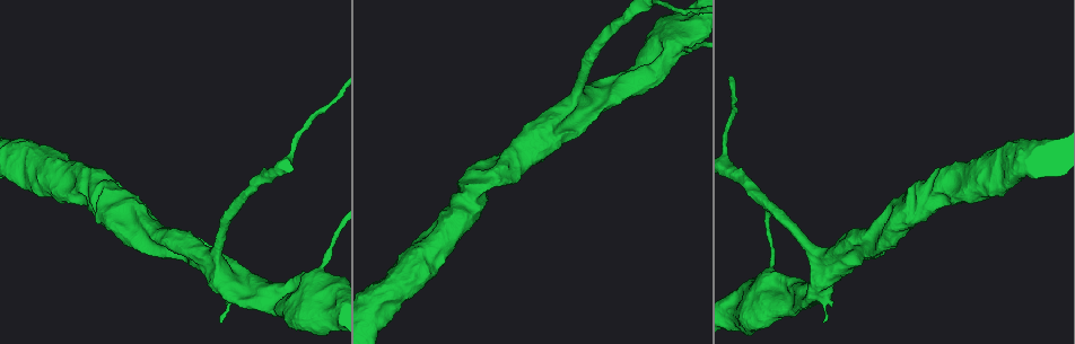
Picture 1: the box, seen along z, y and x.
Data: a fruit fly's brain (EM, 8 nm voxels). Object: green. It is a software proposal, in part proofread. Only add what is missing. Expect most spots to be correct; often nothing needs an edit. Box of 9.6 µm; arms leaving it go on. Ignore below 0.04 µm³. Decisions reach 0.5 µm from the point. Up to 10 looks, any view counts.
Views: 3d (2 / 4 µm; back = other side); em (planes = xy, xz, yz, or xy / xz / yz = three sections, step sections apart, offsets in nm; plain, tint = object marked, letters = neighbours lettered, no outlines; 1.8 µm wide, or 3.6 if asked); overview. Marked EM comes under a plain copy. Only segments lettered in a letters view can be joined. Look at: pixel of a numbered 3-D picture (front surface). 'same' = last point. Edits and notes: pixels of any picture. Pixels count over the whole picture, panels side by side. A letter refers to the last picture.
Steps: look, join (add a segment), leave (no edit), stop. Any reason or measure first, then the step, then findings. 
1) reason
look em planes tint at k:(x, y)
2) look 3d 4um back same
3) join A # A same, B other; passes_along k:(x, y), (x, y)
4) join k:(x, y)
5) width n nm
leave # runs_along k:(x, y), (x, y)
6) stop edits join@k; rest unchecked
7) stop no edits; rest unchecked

an open end
look 3d 4um at 1:(754, 327)

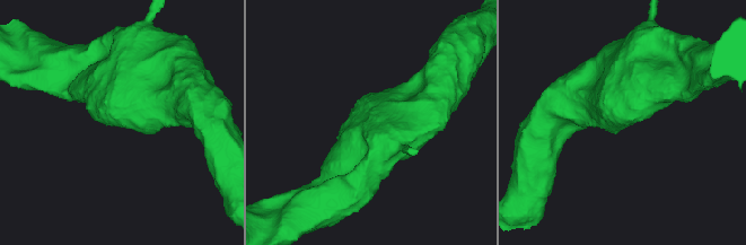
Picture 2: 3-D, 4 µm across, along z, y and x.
shape alone is not enough
look em 3.6um planes letters at 2:(622, 122)

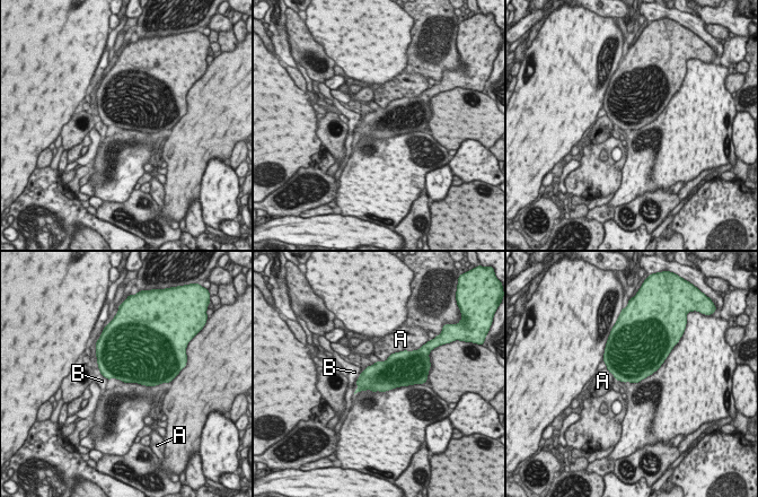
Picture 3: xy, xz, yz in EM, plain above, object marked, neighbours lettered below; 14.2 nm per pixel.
longest_contact A 440 nm
leave # A other, B other; border 3:(407, 350), (379, 360); no lettered segment goes on from it

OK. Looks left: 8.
look em planes tint at 1:(223, 321)

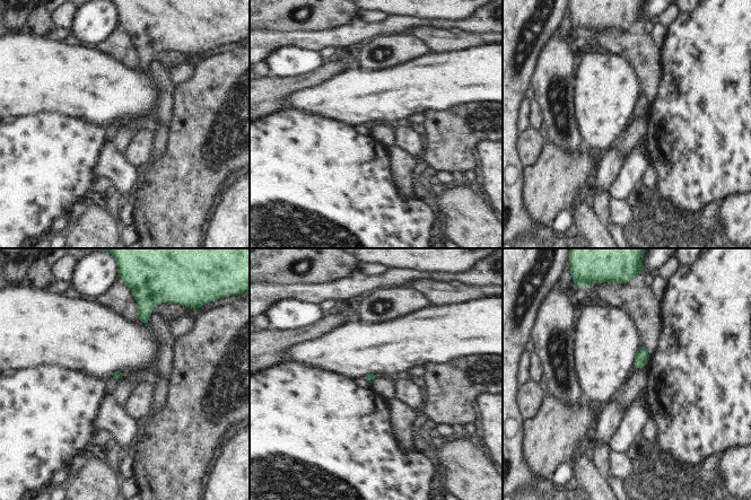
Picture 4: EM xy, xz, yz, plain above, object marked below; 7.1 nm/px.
see the neighbours
look em planes letters same

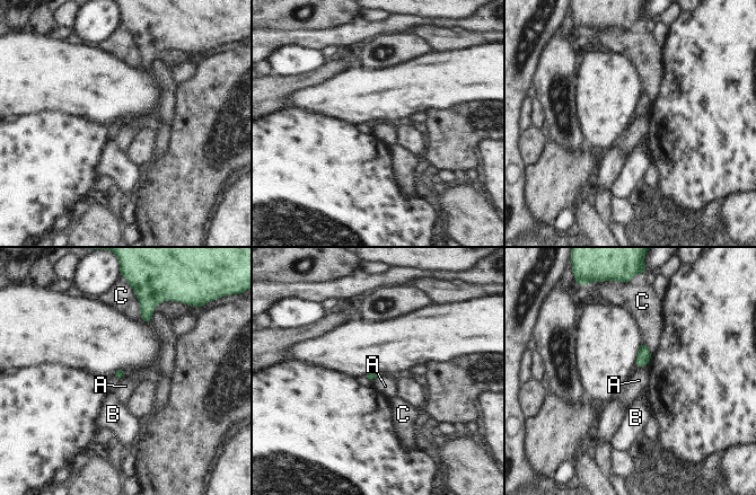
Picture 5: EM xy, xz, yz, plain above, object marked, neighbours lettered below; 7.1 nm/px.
leave # A other, B other, C other; none of them fits

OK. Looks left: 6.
look 3d 2um at 1:(555, 106)

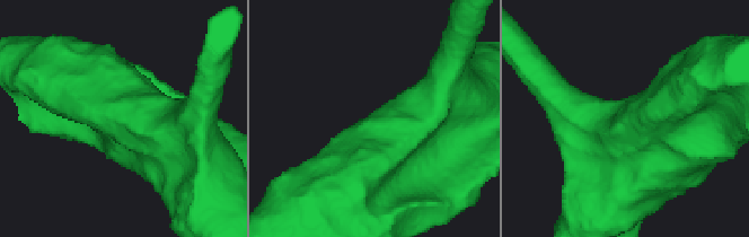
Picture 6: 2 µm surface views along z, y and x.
look em xz step 4 tint at 6:(125, 103)

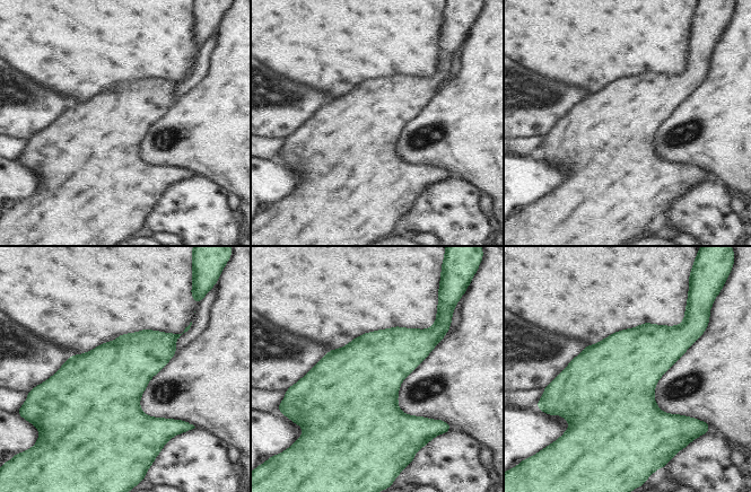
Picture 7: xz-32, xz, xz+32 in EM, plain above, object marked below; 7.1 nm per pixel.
look em planes letters same

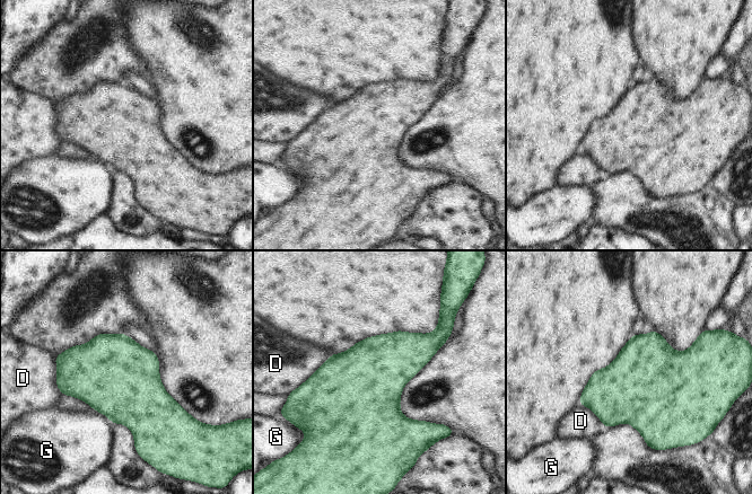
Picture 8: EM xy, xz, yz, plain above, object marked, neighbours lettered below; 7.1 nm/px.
width 550 nm; longest_contact D 280 nm
leave # D other, G other; no lettered segment goes on from it

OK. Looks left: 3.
look em 3.6um xz step 16 tint at 1:(688, 49)

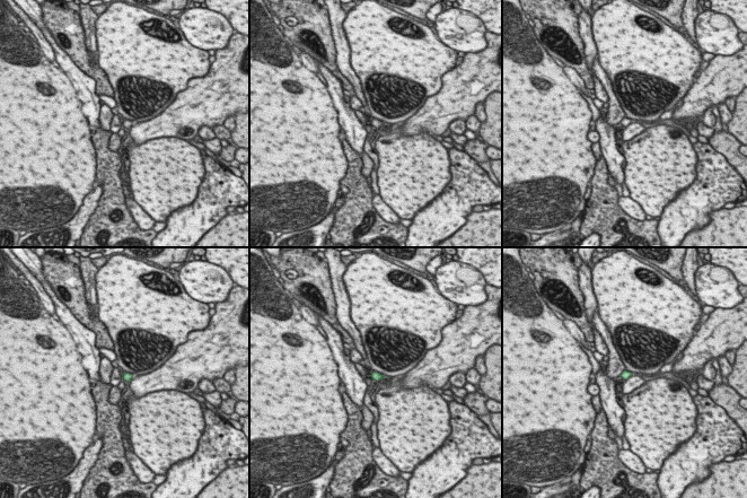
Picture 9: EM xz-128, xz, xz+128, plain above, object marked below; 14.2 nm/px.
look em 3.6um planes letters same

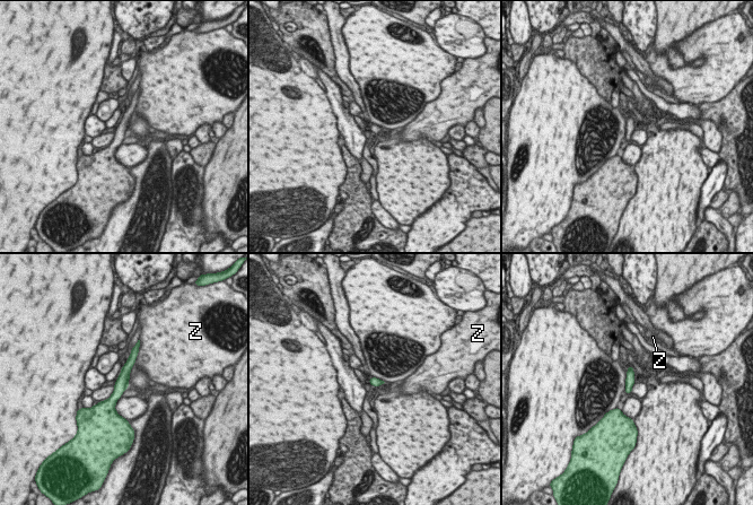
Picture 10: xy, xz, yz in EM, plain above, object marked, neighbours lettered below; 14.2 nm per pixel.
leave # Z other; border 10:(140, 345), (137, 358), (133, 362); no lettered segment goes on from it

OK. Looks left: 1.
stop no edits; rest unchecked

